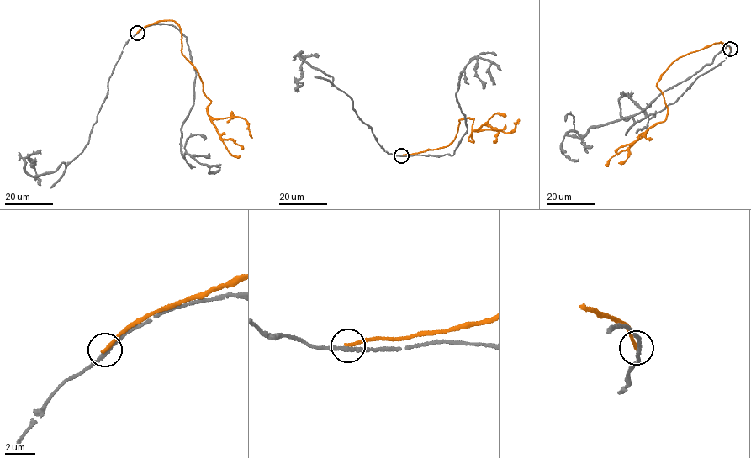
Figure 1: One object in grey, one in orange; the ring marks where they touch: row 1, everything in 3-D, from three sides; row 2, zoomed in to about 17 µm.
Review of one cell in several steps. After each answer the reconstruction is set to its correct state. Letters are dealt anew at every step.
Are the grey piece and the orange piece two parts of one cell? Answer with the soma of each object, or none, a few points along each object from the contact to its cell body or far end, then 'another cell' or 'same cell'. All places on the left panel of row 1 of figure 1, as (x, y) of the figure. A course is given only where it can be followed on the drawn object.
soma grey none; soma orange none; course grey (137, 33), (116, 63), (82, 150), (67, 165), (36, 176), (25, 170), (25, 158), (33, 161), (40, 185); course orange (137, 32), (161, 20), (174, 20), (180, 28), (181, 50), (209, 100), (209, 116), (244, 118), (252, 137); another cell

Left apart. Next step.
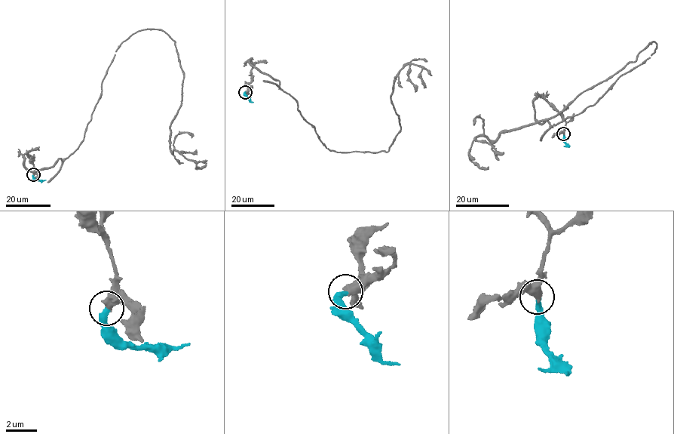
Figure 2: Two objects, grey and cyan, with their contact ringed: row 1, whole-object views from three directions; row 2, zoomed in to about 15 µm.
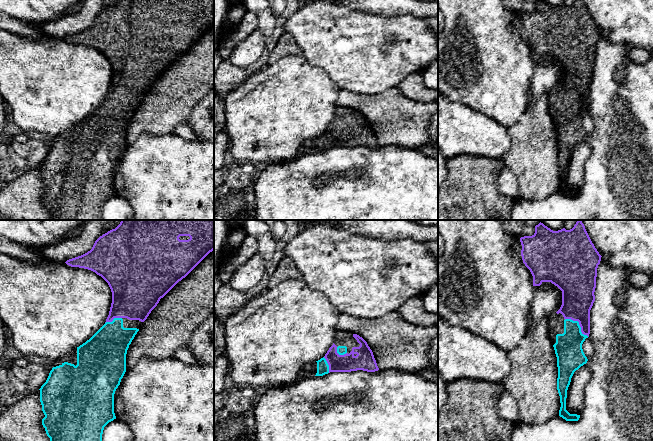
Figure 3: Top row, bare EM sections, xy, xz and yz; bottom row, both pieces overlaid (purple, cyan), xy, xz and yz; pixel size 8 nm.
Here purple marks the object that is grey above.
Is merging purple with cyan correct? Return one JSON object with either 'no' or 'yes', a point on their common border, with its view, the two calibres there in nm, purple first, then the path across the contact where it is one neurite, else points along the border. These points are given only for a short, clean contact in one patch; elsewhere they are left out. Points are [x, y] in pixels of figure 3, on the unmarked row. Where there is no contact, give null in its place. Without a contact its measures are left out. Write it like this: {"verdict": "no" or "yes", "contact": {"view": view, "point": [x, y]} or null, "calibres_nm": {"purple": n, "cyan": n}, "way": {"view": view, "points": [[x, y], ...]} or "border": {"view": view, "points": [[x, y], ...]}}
{"verdict": "yes", "contact": {"view": "yz", "point": [579, 100]}, "calibres_nm": {"purple": 260, "cyan": 220}}

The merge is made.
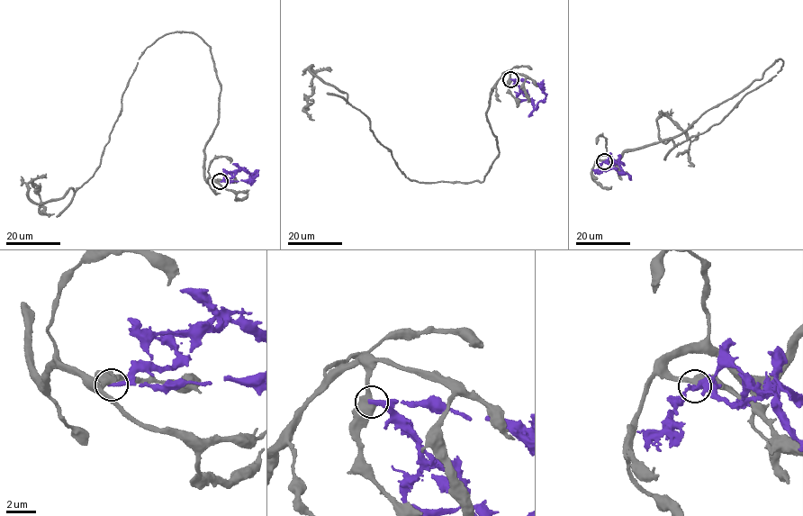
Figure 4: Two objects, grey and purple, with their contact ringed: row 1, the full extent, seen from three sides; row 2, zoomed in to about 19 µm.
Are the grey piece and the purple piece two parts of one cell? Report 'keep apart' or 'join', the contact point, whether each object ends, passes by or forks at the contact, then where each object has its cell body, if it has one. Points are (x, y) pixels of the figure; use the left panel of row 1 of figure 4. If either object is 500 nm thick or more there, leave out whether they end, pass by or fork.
keep apart; at (220, 181); no cell body on grey; no cell body on purple

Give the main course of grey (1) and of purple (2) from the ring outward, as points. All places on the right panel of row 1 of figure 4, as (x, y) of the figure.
1: (604, 161), (679, 136), (780, 58), (779, 72), (703, 132), (665, 142), (656, 120), (678, 123), (693, 166)
2: (604, 161), (611, 165), (618, 162), (623, 173), (599, 167)

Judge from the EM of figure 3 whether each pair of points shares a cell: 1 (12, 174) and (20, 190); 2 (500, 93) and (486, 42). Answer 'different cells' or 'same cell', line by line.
1: different cells
2: same cell

